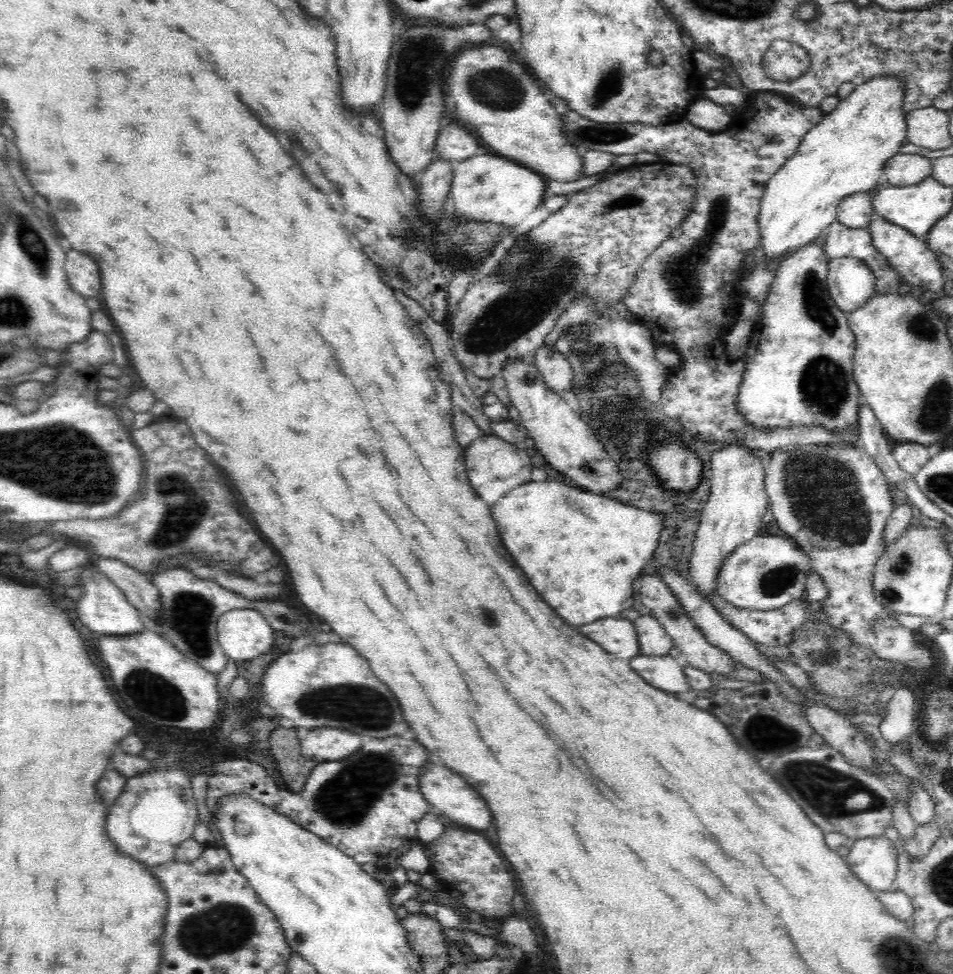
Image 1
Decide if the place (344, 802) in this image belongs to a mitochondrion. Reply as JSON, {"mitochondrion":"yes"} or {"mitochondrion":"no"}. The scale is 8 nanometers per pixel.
{"mitochondrion":"yes"}

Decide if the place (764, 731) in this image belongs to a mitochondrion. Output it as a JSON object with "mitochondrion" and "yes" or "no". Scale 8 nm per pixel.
{"mitochondrion":"yes"}

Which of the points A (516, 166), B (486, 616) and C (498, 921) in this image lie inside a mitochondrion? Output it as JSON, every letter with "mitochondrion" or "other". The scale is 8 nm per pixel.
{"A":"other","B":"mitochondrion","C":"other"}

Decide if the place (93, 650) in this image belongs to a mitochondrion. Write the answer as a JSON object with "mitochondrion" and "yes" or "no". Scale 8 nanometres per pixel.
{"mitochondrion":"no"}

